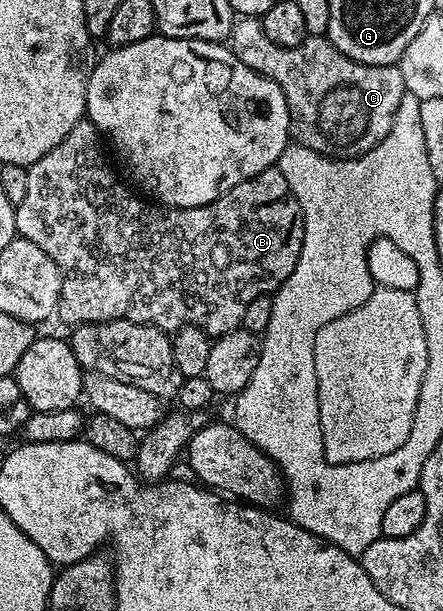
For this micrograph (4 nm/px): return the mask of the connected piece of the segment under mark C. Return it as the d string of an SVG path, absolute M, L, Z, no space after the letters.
M259 17L236 18L229 46L242 63L249 65L249 69L281 85L281 93L285 93L285 101L289 105L294 142L330 159L356 159L358 155L369 153L369 149L381 142L385 133L389 133L397 105L401 105L401 97L407 91L398 66L382 67L353 61L342 55L326 37L308 37L296 47L282 47L277 45L277 41L269 41L269 33L265 33L263 20Z

